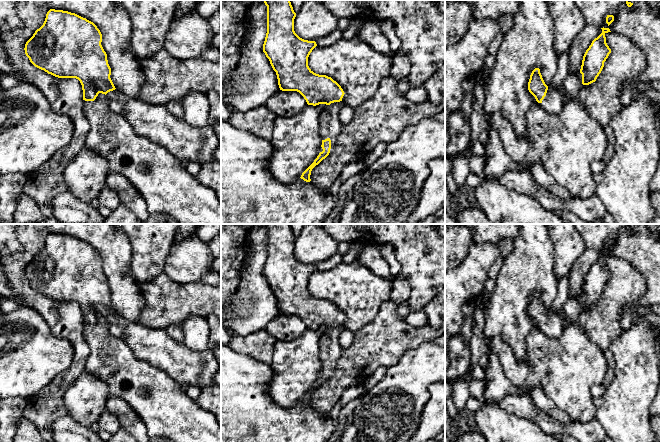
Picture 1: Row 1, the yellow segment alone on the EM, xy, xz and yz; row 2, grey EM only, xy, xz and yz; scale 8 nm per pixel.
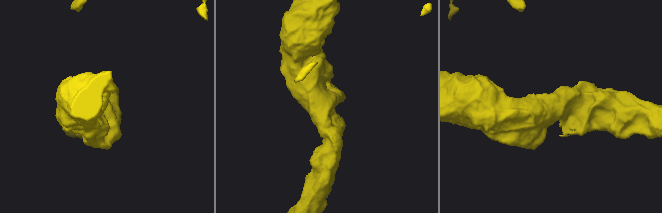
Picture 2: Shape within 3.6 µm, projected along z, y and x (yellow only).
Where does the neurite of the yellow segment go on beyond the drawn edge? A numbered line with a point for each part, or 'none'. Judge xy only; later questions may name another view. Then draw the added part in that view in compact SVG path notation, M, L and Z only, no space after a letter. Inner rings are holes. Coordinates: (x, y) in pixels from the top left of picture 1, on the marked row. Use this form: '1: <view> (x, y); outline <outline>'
1: xy (185, 142); outline M116 89L108 94L111 95L108 100L111 110L122 115L137 135L163 145L180 160L195 161L201 164L215 161L215 150L219 147L219 137L209 125L202 128L193 127L183 119L174 117L166 105L151 105L138 98L127 97Z

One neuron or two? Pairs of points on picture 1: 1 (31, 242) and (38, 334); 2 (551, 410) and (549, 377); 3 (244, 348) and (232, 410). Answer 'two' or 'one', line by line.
1: two
2: two
3: two

